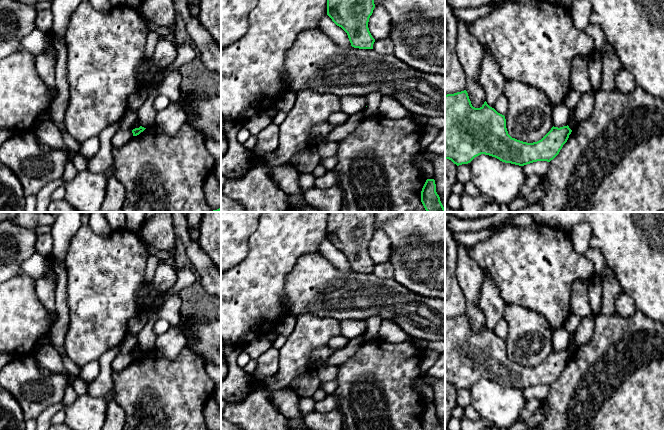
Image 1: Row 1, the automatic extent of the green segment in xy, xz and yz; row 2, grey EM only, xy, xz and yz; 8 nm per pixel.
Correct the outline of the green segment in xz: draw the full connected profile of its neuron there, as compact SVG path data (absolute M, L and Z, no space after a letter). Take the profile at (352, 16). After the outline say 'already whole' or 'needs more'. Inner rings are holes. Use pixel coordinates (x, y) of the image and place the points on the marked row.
M327 0L327 15L347 33L351 46L359 49L373 49L375 39L369 31L368 22L374 8L374 0Z; already whole

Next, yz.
M466 90L445 95L445 159L457 166L468 164L481 154L519 166L537 161L550 162L559 154L571 132L568 125L560 128L553 126L541 140L523 142L508 134L505 116L490 107L486 101L480 108L475 108Z; already whole

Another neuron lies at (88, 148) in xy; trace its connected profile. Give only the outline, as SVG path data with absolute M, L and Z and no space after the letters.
M93 136L81 142L80 148L77 152L89 161L98 152L99 148L99 137Z

